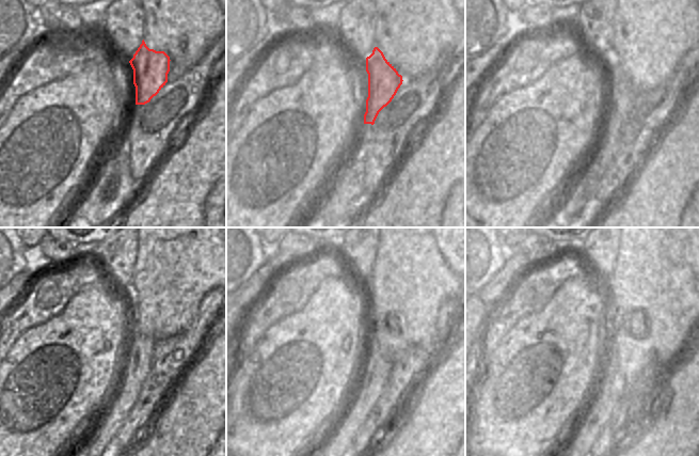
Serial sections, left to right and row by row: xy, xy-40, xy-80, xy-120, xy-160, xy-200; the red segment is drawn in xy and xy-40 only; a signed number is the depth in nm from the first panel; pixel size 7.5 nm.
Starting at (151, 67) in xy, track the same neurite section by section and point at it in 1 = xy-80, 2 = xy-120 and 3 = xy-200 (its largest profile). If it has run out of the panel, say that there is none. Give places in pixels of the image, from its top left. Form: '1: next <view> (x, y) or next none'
1: next xy-80 (621, 95)
2: next xy-120 (137, 366)
3: next xy-200 (610, 389)

